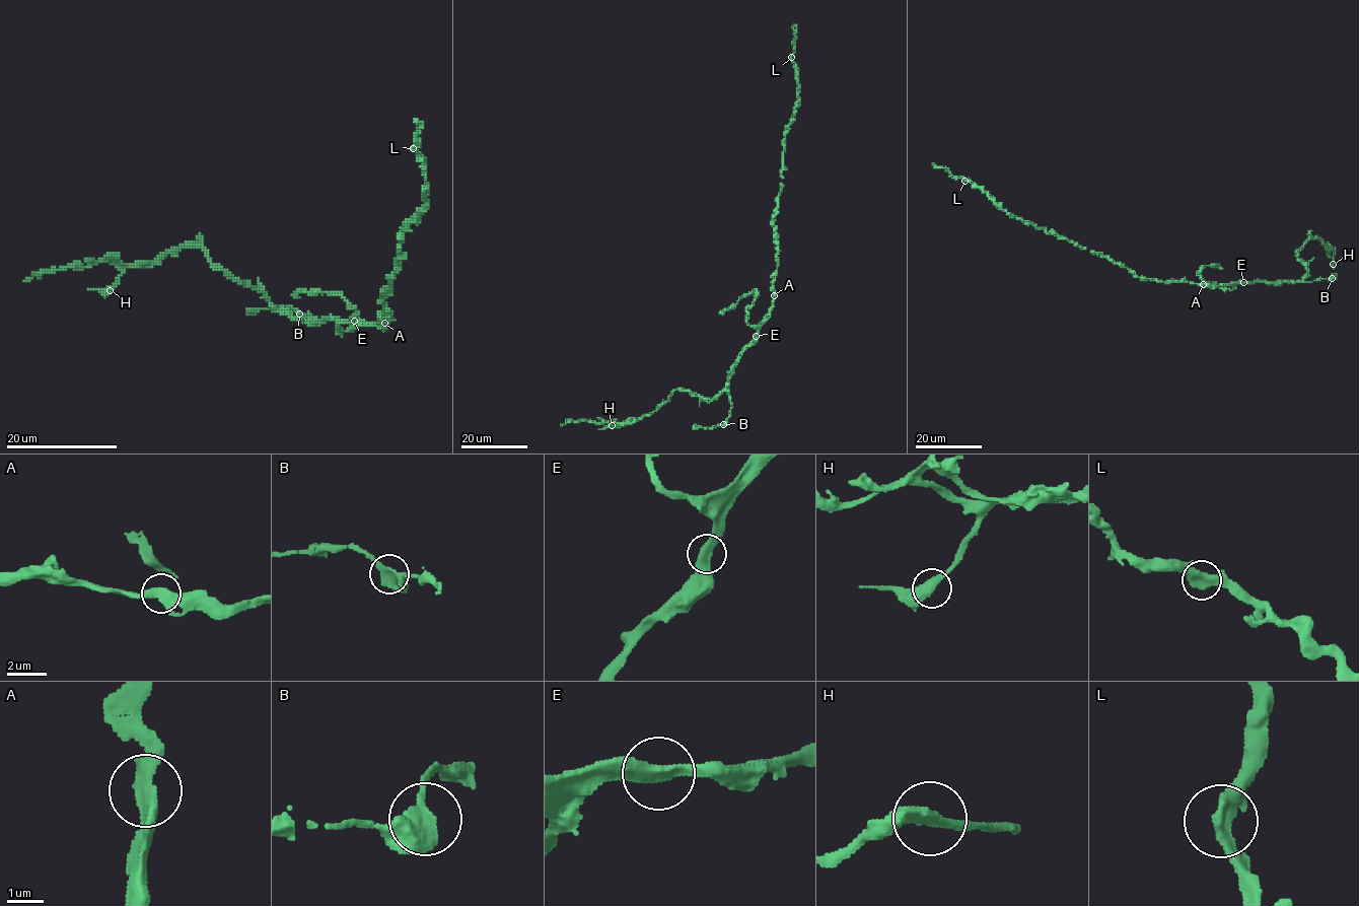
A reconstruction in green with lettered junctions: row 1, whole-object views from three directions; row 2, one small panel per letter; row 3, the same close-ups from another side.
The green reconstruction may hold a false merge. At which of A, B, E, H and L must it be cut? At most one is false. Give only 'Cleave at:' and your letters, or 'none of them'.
Cleave at: none of them

